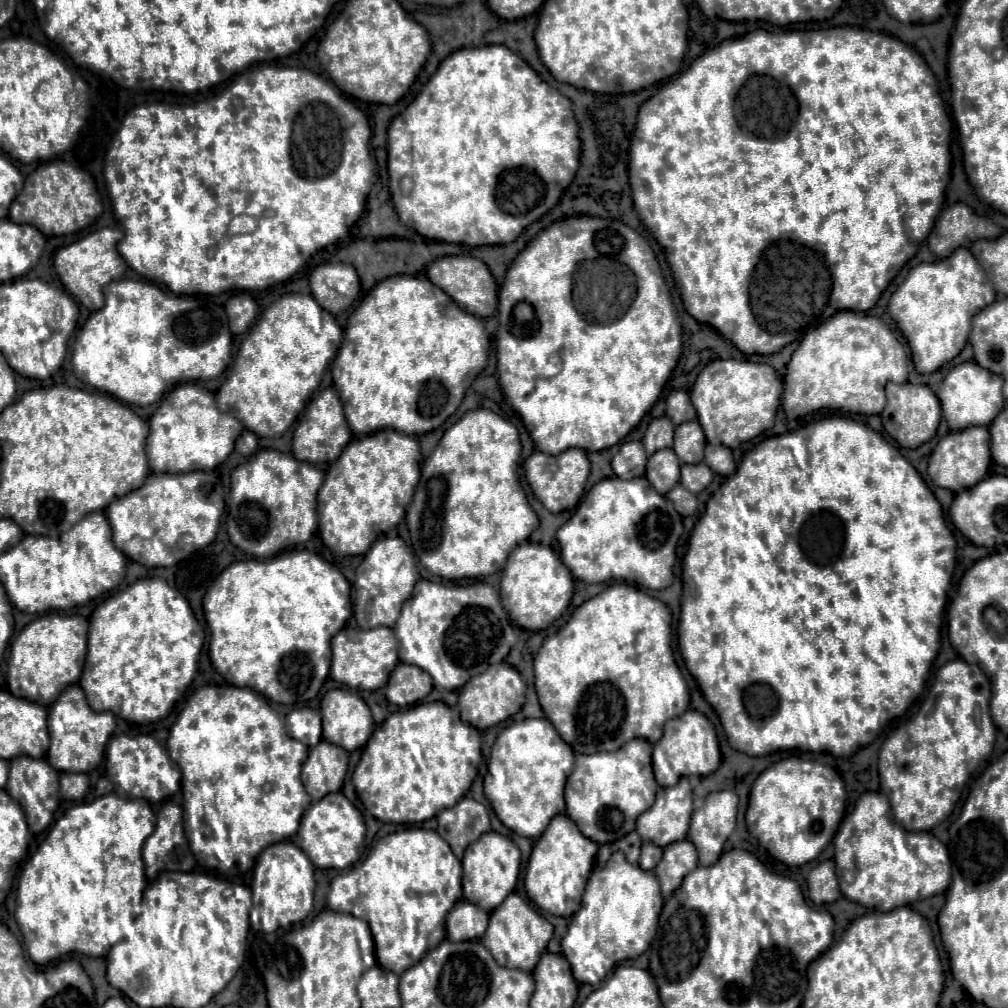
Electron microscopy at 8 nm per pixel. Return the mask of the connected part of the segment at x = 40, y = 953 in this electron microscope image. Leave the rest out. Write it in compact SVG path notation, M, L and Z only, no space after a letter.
M114 793L98 797L90 803L80 803L74 805L72 809L68 809L48 831L46 841L40 845L38 853L34 857L28 859L28 863L24 865L24 871L20 875L18 881L18 899L16 899L16 921L21 933L21 944L29 959L32 959L34 965L46 965L54 959L58 959L60 955L66 953L82 953L86 957L104 957L106 951L116 943L116 941L134 941L138 935L138 917L142 915L142 893L146 893L146 889L150 887L150 883L144 872L144 861L142 861L142 847L144 841L152 835L152 829L156 827L156 815L150 807L148 801L140 801L140 799L120 799Z

